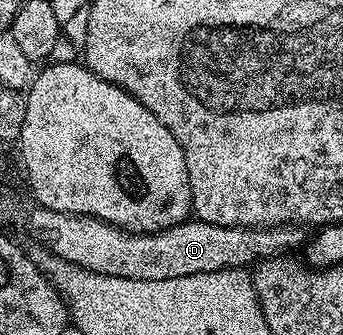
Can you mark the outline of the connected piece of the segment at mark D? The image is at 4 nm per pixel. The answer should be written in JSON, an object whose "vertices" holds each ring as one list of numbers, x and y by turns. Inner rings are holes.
{"vertices":[[31,206,30,231,39,239,41,246,51,251,56,257,68,261,77,267,83,267,96,273,104,273,108,277,128,277,136,281,168,281,168,277,188,277,192,273,210,273,225,267,245,267,257,264,263,259,275,255,290,253,293,247,301,248,307,242,303,228,298,225,281,227,221,227,206,223,197,217,187,218,185,223,177,223,163,231,139,233,126,231,122,227,114,227,102,219,94,219,91,215,69,215,53,211,47,207]]}

